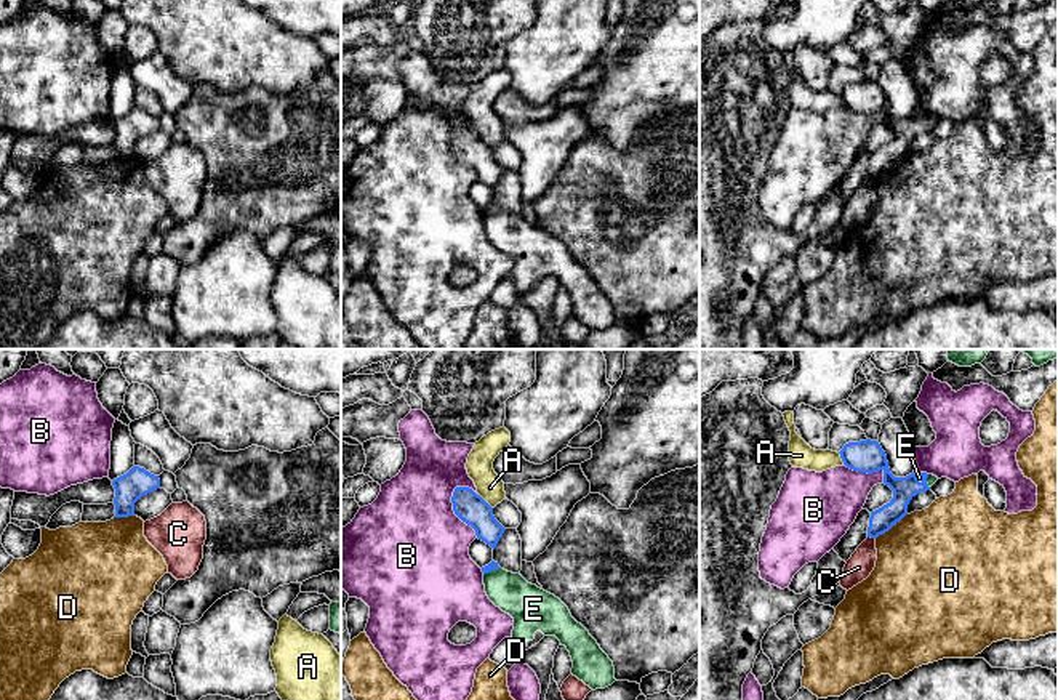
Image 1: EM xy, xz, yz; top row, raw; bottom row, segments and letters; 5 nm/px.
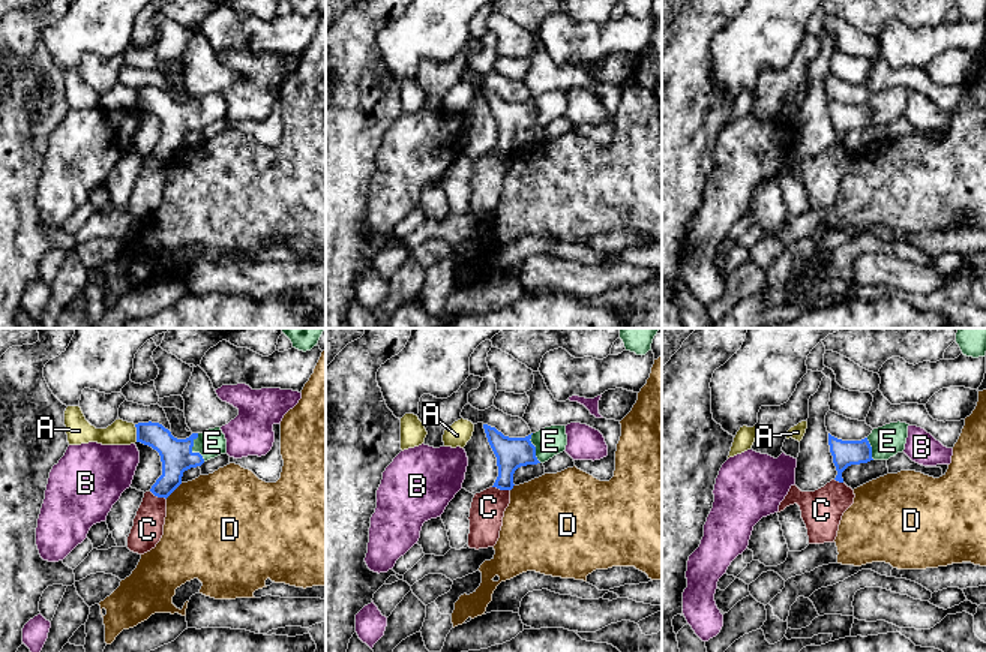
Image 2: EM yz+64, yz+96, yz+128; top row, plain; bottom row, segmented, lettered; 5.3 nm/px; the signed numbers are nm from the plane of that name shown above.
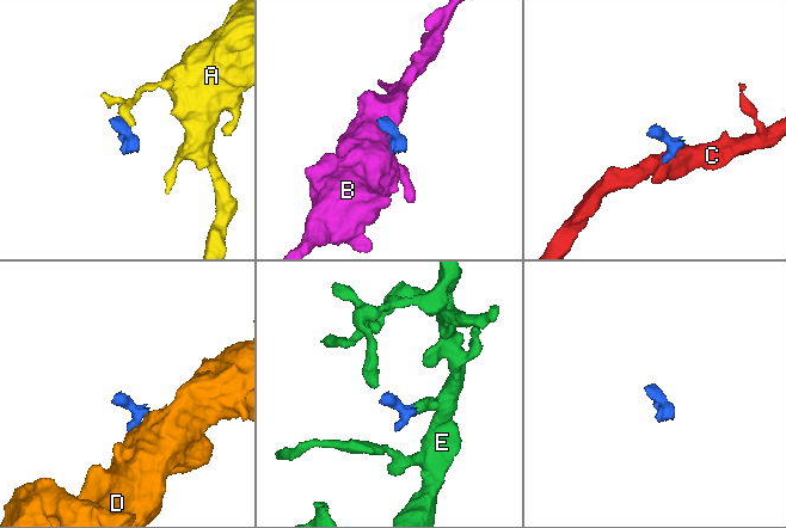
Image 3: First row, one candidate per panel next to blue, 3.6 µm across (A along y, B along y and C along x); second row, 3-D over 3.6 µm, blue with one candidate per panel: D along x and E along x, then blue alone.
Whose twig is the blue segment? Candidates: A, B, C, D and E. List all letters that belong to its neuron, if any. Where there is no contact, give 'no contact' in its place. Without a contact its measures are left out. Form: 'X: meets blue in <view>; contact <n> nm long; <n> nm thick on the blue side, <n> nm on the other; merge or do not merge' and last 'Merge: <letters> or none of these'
A: meets blue in xz; contact 100 nm long; 160 nm thick on the blue side, 140 nm on the other; do not merge
B: meets blue in xz; contact 280 nm long; 160 nm thick on the blue side, 500 nm on the other; do not merge
C: meets blue in yz; contact 40 nm long; 120 nm thick on the blue side, 140 nm on the other; do not merge
D: meets blue in yz; contact 200 nm long; 120 nm thick on the blue side, 500 nm on the other; do not merge
E: meets blue in xz; contact 100 nm long; 50 nm thick on the blue side, 200 nm on the other; merge
Merge: E

